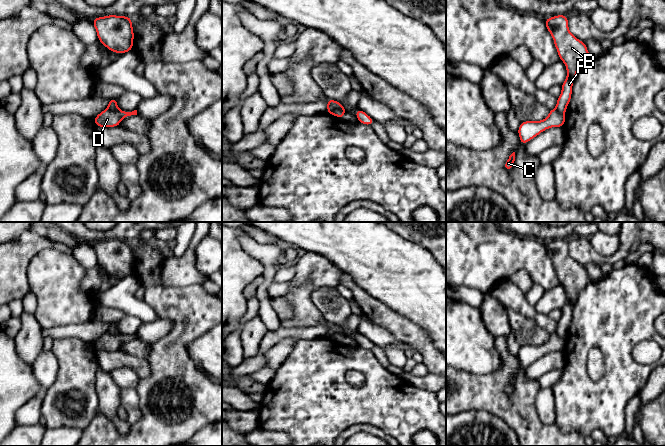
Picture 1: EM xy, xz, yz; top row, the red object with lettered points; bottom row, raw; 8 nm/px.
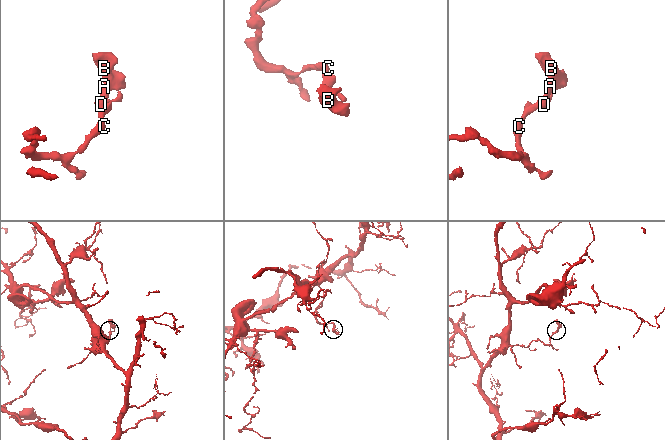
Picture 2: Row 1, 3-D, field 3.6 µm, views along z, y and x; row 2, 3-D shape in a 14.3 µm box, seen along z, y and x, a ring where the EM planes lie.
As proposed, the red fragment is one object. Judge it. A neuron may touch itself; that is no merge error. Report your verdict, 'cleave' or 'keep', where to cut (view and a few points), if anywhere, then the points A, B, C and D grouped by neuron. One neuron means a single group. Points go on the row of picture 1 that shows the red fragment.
cleave | xz (344, 110), (333, 110), (330, 113) | A B / C D

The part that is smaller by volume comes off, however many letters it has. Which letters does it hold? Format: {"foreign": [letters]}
{"foreign": ["A", "B"]}

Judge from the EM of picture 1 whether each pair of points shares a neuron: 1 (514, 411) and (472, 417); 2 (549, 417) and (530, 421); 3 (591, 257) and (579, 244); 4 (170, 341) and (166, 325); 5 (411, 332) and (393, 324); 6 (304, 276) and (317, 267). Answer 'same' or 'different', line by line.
1: different
2: different
3: same
4: different
5: same
6: same

